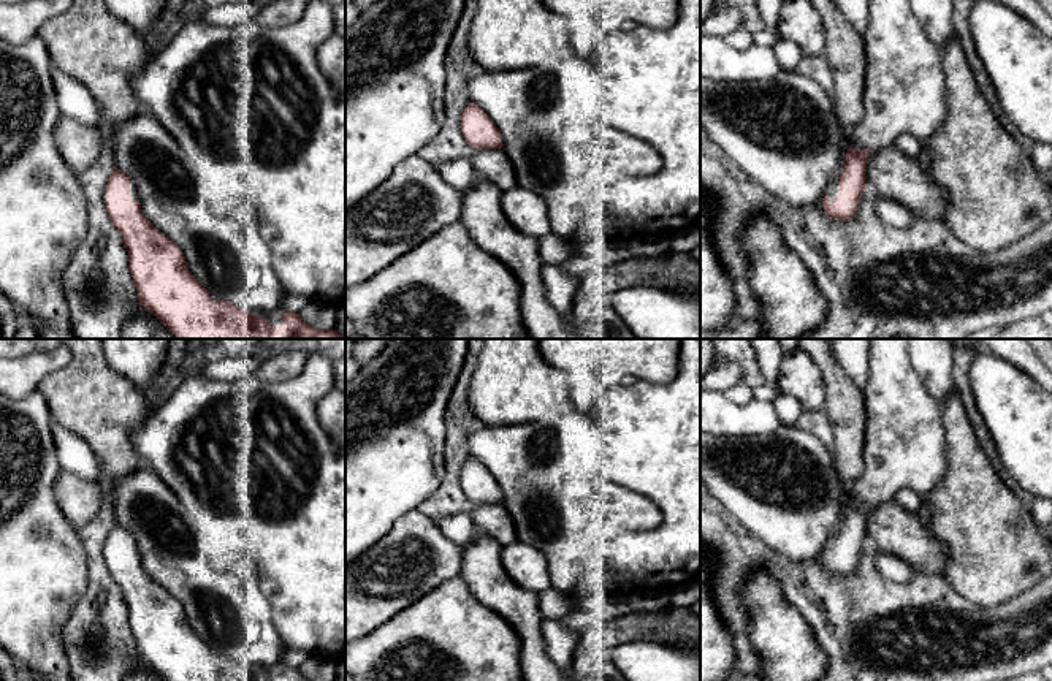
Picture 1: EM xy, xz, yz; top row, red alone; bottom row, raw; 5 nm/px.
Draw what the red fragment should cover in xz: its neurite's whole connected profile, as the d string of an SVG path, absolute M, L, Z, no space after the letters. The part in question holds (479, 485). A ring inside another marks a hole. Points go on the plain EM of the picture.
M469 458L461 470L461 488L475 504L502 504L502 489L491 472L475 458Z

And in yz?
M870 339L868 382L863 394L867 412L863 472L848 486L844 524L822 553L824 569L840 576L848 576L856 570L860 553L868 545L865 526L870 510L881 502L894 499L900 489L909 488L920 497L922 505L916 515L924 526L930 527L930 496L947 472L943 405L932 398L911 366L908 339Z

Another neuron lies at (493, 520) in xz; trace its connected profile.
M482 504L469 513L471 519L482 531L502 546L518 540L515 523L502 504Z

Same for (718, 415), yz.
M700 390L700 432L734 439L773 434L781 426L772 401L738 405L721 390Z

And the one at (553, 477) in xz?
M574 410L550 424L480 424L469 434L467 448L499 483L518 540L547 557L551 588L564 594L605 581L608 567L602 551L610 540L624 532L654 529L662 521L662 513L646 497L607 480L619 453L638 451L640 437L634 429L616 431Z

